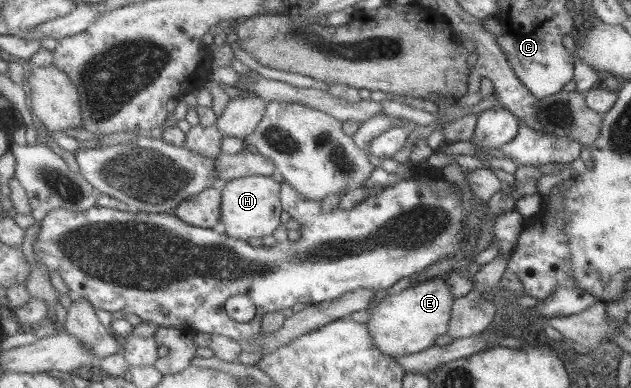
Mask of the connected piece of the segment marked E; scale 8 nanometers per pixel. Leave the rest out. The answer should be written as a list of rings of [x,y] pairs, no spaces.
[[[441,274],[417,281],[397,294],[386,294],[380,299],[368,312],[369,319],[365,323],[374,348],[390,357],[416,354],[433,346],[437,337],[445,335],[455,299],[446,282],[447,277]]]

